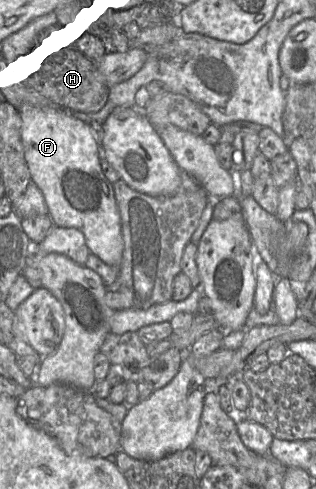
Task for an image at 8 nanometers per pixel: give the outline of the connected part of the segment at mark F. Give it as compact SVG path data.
M23 103L19 112L24 157L31 181L42 192L53 224L82 231L90 252L117 269L123 254L121 221L113 184L101 169L97 130L54 106Z

